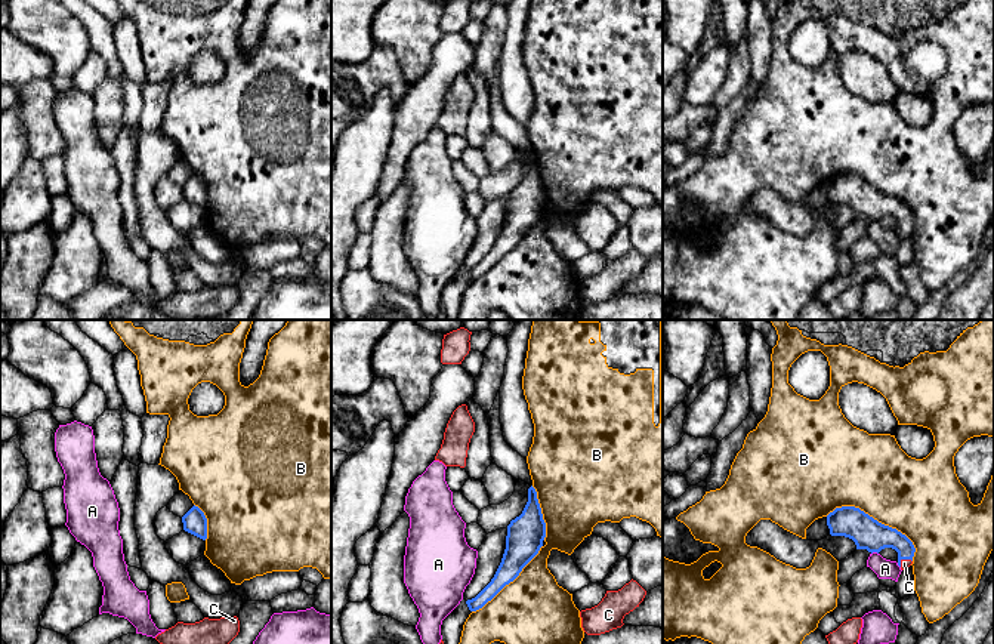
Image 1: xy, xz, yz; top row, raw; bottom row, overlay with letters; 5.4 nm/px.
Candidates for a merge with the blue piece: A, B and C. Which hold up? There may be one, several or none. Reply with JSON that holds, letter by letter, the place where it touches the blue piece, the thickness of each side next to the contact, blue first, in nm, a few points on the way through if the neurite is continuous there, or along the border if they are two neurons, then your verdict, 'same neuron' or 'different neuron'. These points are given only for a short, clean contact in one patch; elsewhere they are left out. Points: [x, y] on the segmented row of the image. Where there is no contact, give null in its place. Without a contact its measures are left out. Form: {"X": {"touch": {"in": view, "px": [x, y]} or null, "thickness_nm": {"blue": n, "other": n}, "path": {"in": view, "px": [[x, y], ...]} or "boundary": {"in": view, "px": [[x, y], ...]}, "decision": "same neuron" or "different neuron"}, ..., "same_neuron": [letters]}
{"A": {"touch": {"in": "yz", "px": [874, 551]}, "thickness_nm": {"blue": 170, "other": 110}, "decision": "different neuron"}, "B": {"touch": {"in": "yz", "px": [876, 520]}, "thickness_nm": {"blue": 170, "other": 400}, "decision": "different neuron"}, "C": {"touch": {"in": "yz", "px": [904, 558]}, "thickness_nm": {"blue": 170, "other": 50}, "path": {"in": "yz", "px": [[867, 533], [891, 538], [904, 558], [904, 563]]}, "decision": "same neuron"}, "same_neuron": ["C"]}

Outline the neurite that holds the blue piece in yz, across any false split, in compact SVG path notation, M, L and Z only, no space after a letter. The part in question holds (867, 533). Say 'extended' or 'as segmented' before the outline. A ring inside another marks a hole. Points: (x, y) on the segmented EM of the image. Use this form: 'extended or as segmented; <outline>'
extended; M855 506L836 508L827 515L831 536L845 536L855 542L856 549L880 552L892 548L898 552L898 566L907 570L913 564L916 548L913 542L889 526L885 526Z

